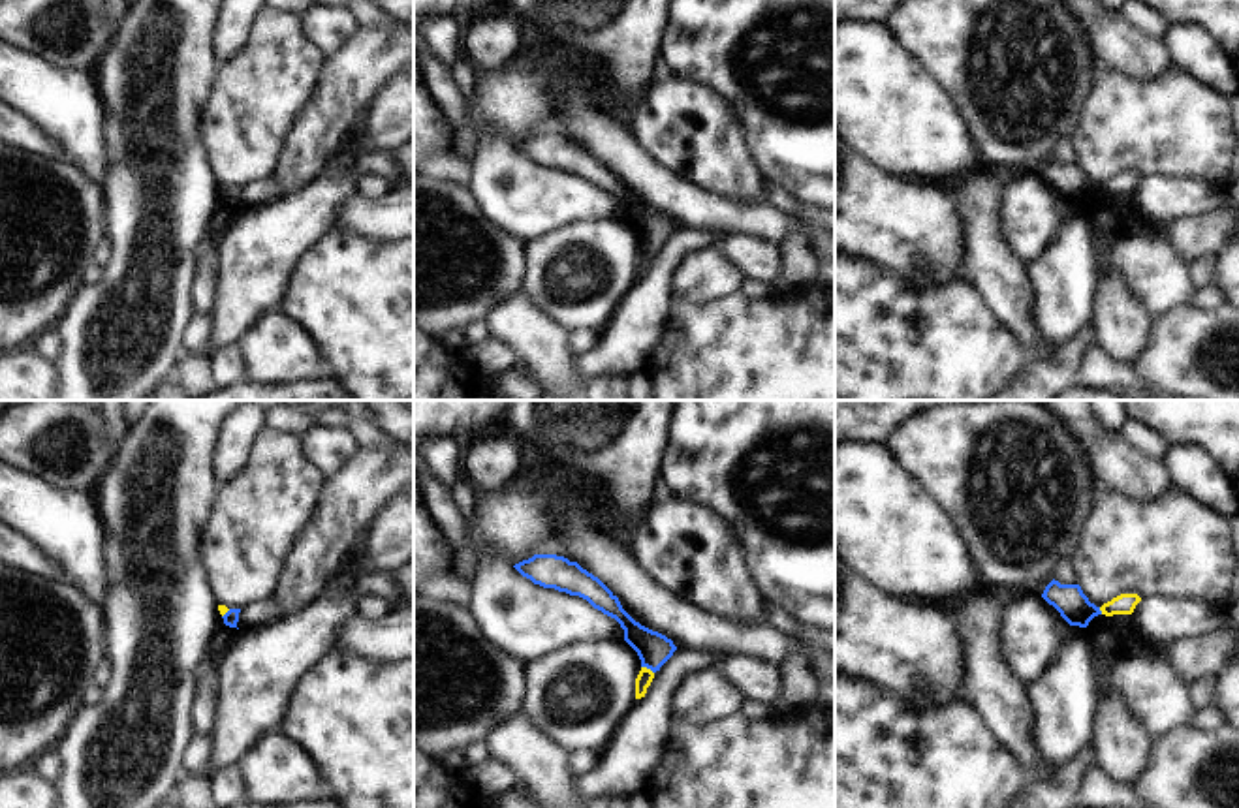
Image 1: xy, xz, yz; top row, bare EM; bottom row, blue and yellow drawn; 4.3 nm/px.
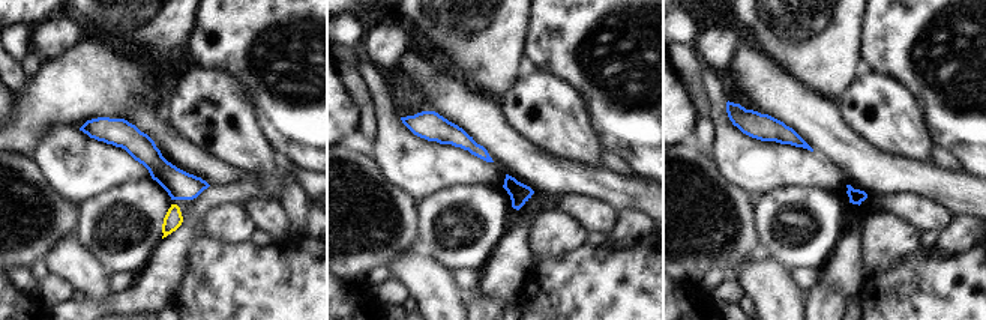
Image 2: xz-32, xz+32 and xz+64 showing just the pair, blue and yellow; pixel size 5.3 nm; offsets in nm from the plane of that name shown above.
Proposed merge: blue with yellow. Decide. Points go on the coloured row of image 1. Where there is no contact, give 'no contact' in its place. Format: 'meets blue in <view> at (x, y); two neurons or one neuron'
meets blue in xz at (647, 668); one neuron

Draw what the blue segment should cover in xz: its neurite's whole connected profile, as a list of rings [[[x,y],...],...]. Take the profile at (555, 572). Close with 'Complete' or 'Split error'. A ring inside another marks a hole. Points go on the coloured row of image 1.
[[[534,554],[513,566],[523,577],[543,588],[555,588],[587,599],[594,609],[615,618],[624,629],[624,641],[637,652],[641,671],[635,678],[635,699],[645,697],[654,673],[673,656],[677,646],[666,635],[635,622],[619,598],[577,562],[557,554]]]. Split error

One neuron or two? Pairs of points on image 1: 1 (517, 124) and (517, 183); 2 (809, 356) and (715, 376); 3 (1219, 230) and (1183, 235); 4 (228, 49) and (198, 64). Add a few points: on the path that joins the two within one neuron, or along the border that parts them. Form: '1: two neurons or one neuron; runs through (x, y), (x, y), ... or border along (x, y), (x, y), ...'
1: two neurons; border along (476, 141), (484, 136), (497, 136), (512, 145)
2: one neuron; runs through (786, 376), (737, 376)
3: one neuron; runs through (1209, 232), (1192, 235)
4: two neurons; border along (215, 19), (215, 59), (220, 64)

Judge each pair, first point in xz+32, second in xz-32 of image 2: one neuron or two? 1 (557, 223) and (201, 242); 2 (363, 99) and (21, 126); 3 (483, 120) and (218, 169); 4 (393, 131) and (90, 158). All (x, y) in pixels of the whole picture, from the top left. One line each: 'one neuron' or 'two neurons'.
1: two neurons
2: two neurons
3: one neuron
4: one neuron

